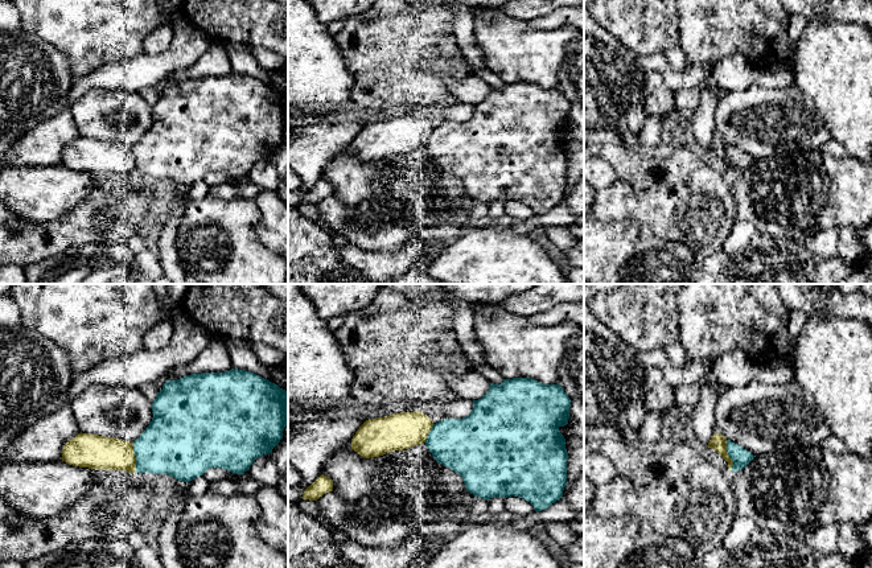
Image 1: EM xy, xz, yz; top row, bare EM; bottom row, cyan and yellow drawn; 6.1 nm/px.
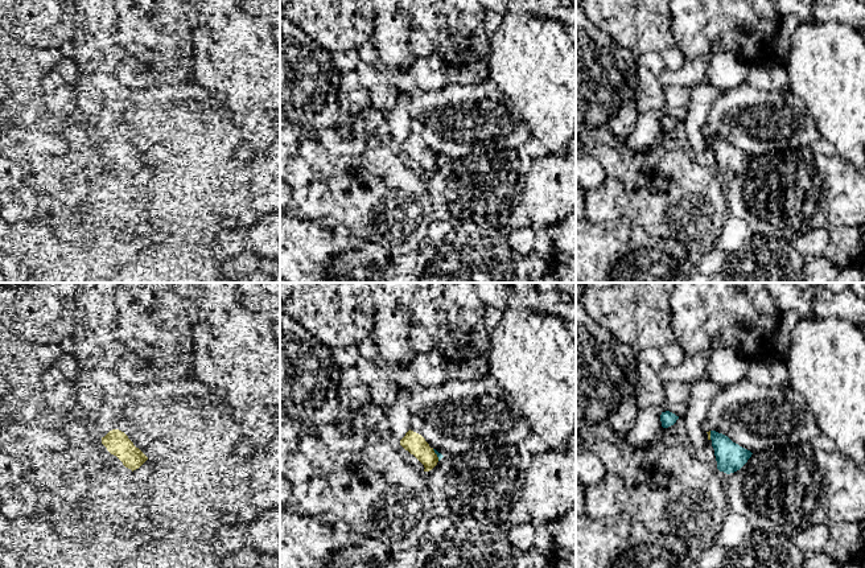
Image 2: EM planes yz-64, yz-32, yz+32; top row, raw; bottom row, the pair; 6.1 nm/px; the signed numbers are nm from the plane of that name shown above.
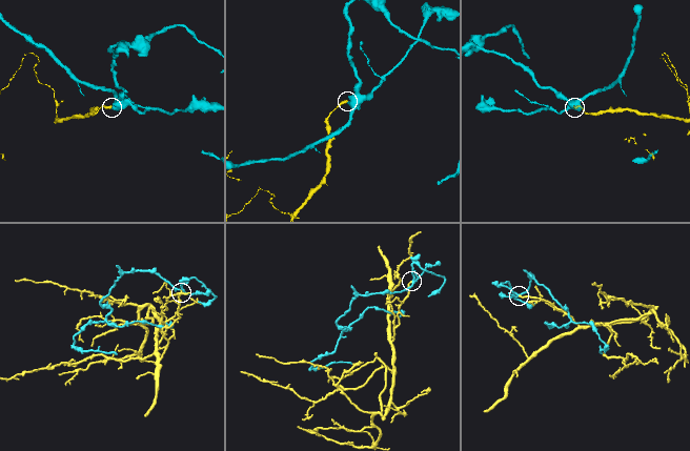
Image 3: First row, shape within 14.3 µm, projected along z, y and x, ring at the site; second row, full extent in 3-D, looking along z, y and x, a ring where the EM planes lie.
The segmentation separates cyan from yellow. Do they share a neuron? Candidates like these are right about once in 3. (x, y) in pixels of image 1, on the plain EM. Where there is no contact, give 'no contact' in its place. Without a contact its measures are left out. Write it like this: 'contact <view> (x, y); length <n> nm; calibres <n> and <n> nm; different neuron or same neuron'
contact yz (728, 159); length 190 nm; calibres 110 and 100 nm; different neuron

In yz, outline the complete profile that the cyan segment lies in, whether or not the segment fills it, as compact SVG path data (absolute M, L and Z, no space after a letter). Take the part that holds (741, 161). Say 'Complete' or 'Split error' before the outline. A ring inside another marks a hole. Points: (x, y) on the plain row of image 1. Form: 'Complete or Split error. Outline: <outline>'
Complete. Outline: M727 144L727 156L733 165L731 177L743 174L756 161L743 151L732 147L731 144Z

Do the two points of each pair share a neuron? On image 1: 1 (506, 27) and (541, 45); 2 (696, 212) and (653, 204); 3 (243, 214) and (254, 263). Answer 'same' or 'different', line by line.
1: same
2: same
3: same

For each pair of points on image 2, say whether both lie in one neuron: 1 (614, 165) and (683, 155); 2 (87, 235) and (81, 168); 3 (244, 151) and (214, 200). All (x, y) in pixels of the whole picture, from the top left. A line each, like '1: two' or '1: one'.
1: one
2: one
3: two

